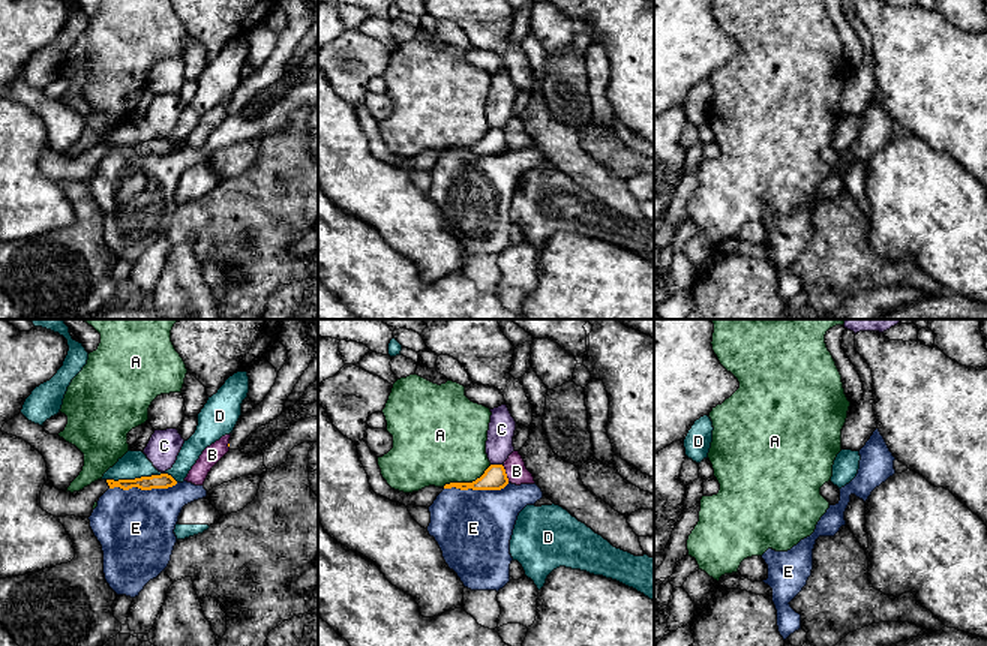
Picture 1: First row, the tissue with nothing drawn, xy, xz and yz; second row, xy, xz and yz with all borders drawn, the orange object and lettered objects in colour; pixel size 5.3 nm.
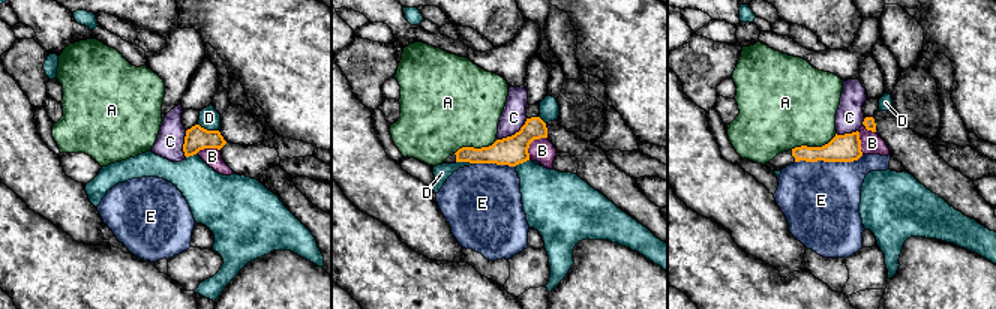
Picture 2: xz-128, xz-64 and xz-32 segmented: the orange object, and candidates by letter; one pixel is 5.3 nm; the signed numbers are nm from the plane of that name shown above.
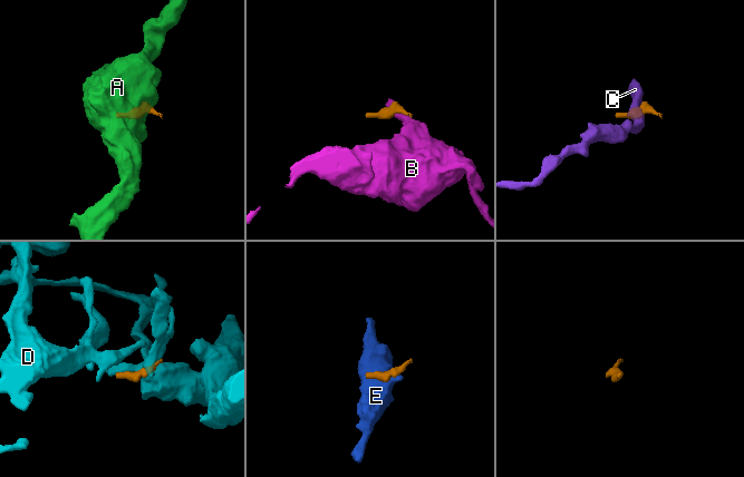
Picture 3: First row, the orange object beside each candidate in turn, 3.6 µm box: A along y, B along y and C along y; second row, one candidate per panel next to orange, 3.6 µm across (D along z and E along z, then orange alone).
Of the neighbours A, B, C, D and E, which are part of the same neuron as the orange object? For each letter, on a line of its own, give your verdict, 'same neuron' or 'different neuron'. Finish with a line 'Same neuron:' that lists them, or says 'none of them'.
A: different neuron
B: different neuron
C: different neuron
D: different neuron
E: different neuron
Same neuron: none of them

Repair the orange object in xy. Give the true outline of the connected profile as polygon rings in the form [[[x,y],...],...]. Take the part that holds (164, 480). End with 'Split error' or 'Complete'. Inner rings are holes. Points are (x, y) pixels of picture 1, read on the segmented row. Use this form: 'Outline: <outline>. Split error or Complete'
Outline: [[[160,474],[135,480],[98,480],[82,490],[70,493],[56,489],[48,480],[40,490],[40,508],[54,517],[90,517],[93,505],[108,489],[120,487],[129,490],[138,487],[141,490],[152,490],[168,489],[176,484],[177,481],[171,475]]]. Split error

